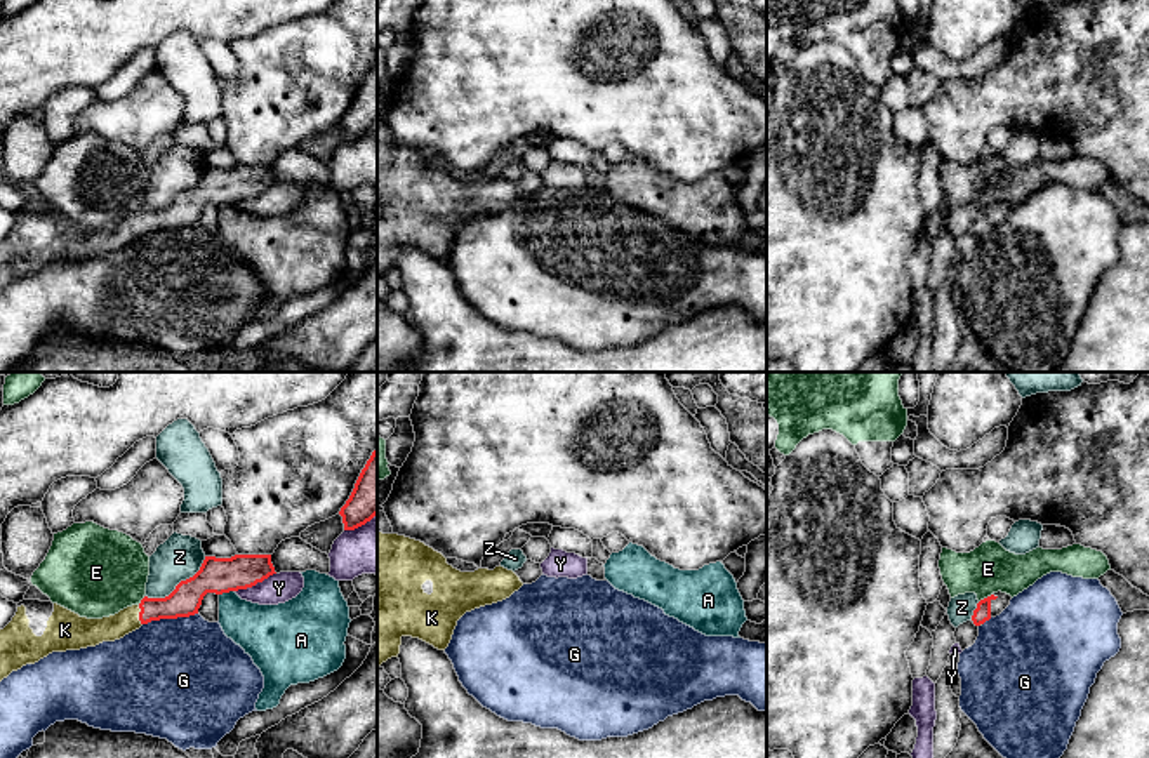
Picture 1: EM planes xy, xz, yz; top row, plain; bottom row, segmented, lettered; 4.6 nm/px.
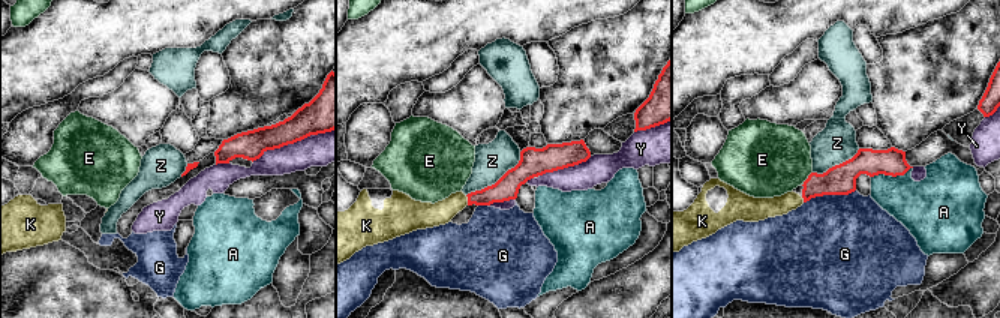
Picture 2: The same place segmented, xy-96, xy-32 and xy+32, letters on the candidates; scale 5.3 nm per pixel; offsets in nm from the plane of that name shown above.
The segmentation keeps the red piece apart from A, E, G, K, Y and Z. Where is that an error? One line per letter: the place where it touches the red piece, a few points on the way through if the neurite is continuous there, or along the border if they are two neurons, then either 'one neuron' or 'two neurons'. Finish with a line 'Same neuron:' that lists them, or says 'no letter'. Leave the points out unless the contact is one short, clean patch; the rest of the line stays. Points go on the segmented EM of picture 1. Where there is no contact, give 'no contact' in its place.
A: meets red in xy at (226, 591); two neurons
E: meets red in yz at (984, 598); border along yz (991, 593), (979, 602); two neurons
G: meets red in xy at (169, 618); border along xy (197, 612), (186, 618), (152, 619), (143, 625); two neurons
K: meets red in xy at (139, 616); runs through xy (185, 600), (139, 616), (113, 628), (89, 631); one neuron
Y: meets red in xy at (254, 585); two neurons
Z: meets red in xy at (178, 585); two neurons
Same neuron: K

